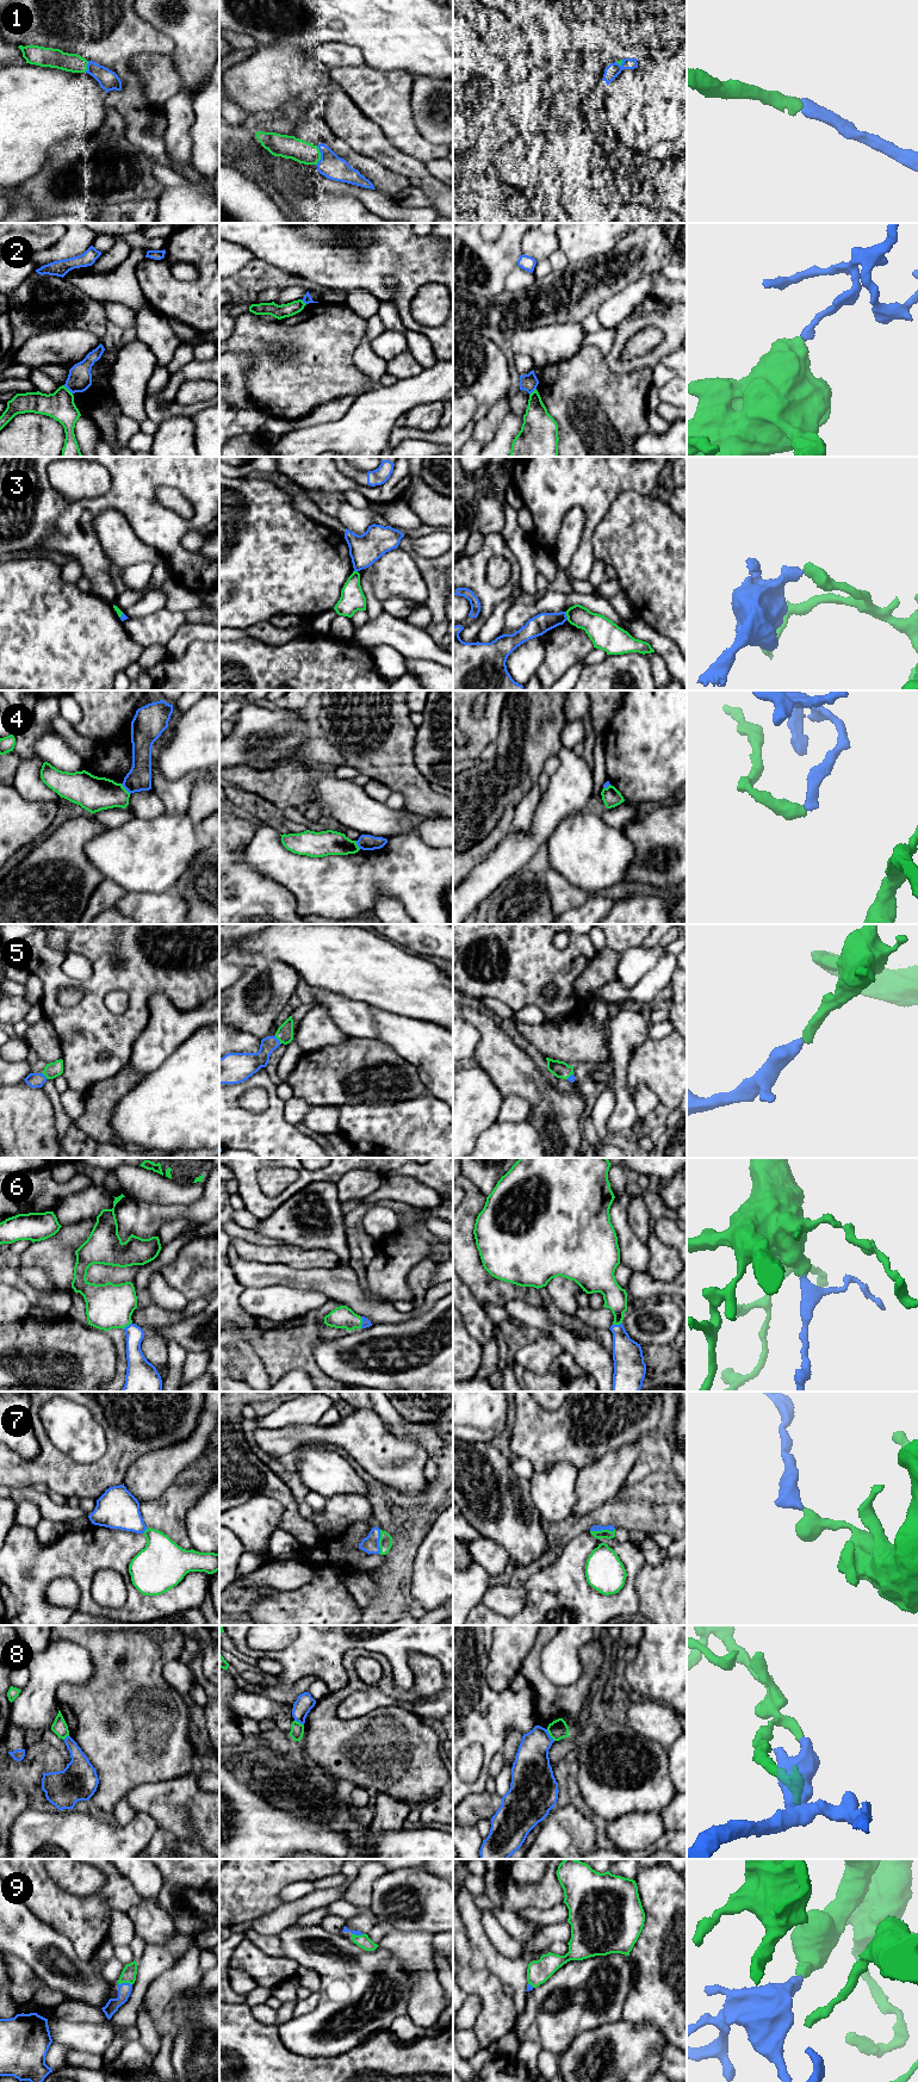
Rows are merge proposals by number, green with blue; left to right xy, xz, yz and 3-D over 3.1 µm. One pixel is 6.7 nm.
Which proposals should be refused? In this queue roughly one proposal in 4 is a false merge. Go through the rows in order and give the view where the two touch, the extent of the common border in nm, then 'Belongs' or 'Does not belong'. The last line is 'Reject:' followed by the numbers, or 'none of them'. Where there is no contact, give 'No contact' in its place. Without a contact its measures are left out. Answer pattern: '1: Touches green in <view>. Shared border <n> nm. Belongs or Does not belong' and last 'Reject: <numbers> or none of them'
1: Touches green in xz. Shared border 130 nm. Belongs
2: Touches green in xy. Shared border 90 nm. Does not belong
3: Touches green in yz. Shared border 60 nm. Does not belong
4: Touches green in xy. Shared border 100 nm. Does not belong
5: Touches green in xz. Shared border 80 nm. Belongs
6: Touches green in xz. Shared border 80 nm. Belongs
7: Touches green in yz. Shared border 170 nm. Belongs
8: Touches green in yz. Shared border 100 nm. Does not belong
9: Touches green in xy. Shared border 100 nm. Belongs
Reject: 2, 3, 4, 8

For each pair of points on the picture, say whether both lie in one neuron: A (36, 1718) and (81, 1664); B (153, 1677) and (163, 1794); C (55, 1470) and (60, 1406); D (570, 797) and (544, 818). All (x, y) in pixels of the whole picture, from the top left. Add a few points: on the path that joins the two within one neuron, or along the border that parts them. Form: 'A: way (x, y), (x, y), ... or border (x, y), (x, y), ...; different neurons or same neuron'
A: way (37, 1702), (39, 1693), (64, 1668); same neuron
B: border (188, 1772), (166, 1780), (143, 1783), (135, 1788); different neurons
C: border (49, 1438), (59, 1449), (79, 1463); different neurons
D: way (564, 798), (550, 812); same neuron

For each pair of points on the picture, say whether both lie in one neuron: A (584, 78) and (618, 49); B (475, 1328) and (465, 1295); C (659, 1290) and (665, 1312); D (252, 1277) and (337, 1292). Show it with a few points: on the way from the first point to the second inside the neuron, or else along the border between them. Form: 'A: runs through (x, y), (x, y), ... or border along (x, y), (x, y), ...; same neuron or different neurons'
A: runs through (587, 68), (608, 49); same neuron
B: runs through (475, 1320), (466, 1303); same neuron
C: border along (671, 1297), (650, 1296), (640, 1302); different neurons
D: runs through (273, 1275), (316, 1280); same neuron

